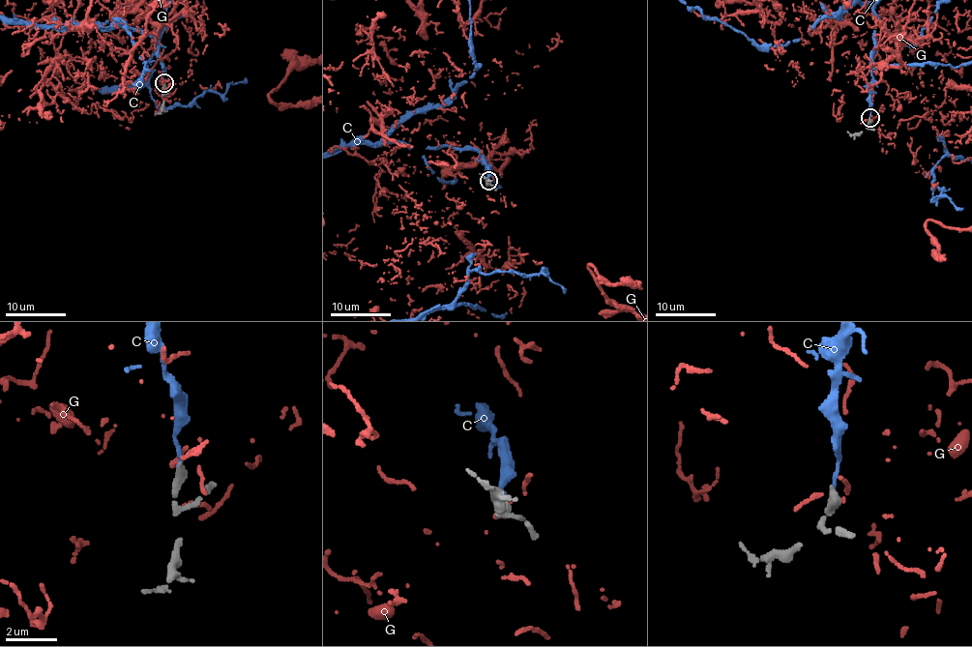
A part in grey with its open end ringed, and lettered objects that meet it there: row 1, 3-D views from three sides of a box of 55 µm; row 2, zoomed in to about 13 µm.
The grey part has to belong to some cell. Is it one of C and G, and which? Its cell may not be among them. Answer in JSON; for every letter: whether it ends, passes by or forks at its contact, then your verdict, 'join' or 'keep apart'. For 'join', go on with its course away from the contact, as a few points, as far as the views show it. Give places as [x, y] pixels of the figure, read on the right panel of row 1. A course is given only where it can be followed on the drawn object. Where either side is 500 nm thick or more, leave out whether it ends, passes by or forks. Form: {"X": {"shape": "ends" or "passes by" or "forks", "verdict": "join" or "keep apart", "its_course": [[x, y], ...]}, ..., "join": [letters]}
{"C": {"shape": "ends", "verdict": "join"}, "G": {"shape": "ends", "verdict": "keep apart"}, "join": ["C"]}

